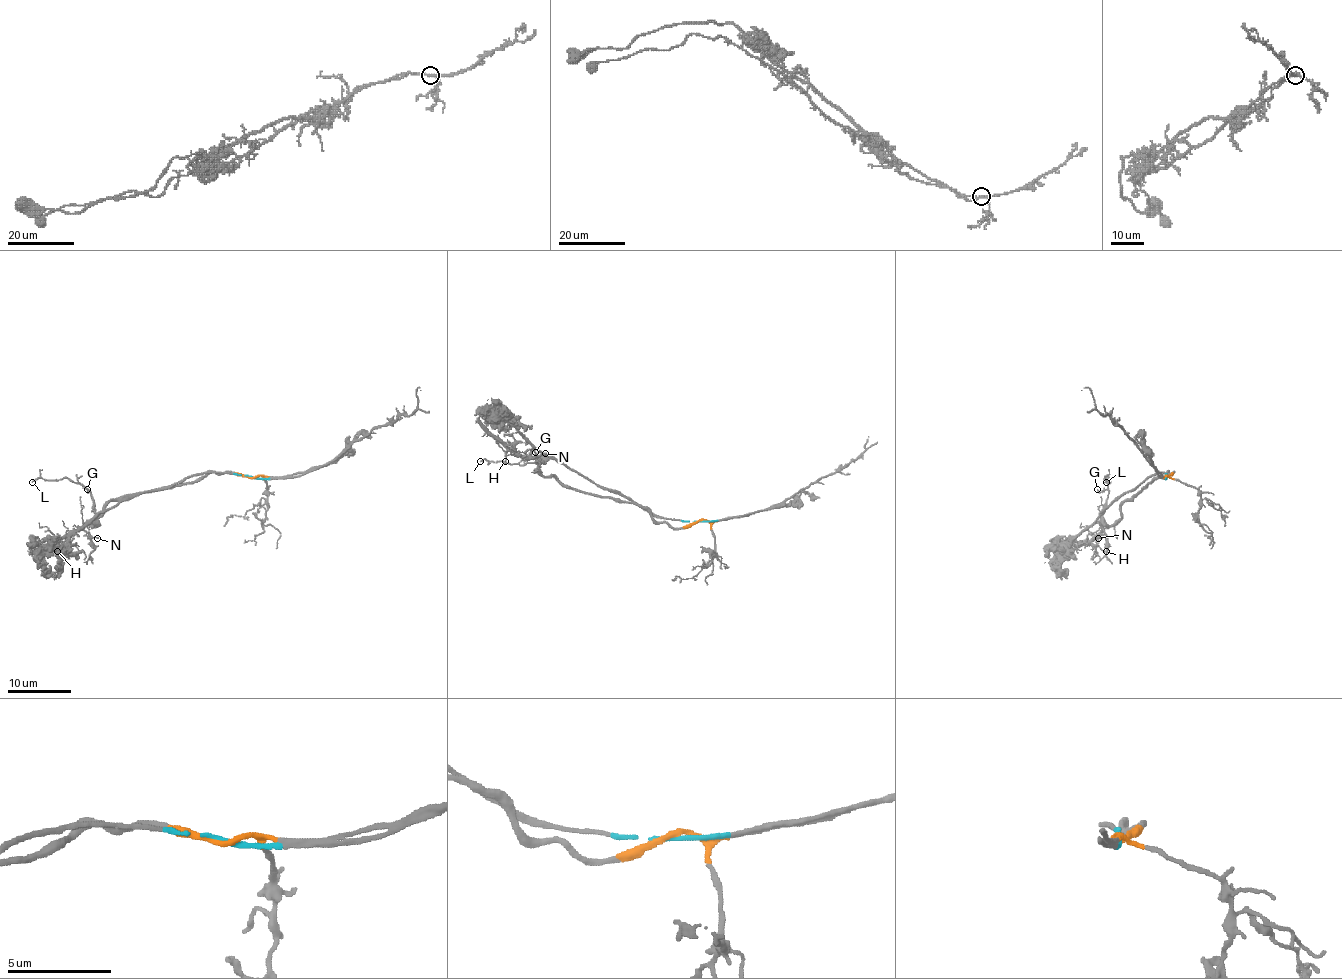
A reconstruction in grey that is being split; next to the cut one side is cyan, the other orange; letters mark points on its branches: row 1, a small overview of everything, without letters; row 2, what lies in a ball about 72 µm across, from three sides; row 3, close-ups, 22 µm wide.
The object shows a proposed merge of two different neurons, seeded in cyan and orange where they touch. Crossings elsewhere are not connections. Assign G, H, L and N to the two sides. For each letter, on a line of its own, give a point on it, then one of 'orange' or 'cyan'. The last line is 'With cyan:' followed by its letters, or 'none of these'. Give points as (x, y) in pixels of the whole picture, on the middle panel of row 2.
G: (535, 452) | orange
H: (505, 461) | orange
L: (480, 461) | orange
N: (545, 453) | orange
With cyan: none of these

